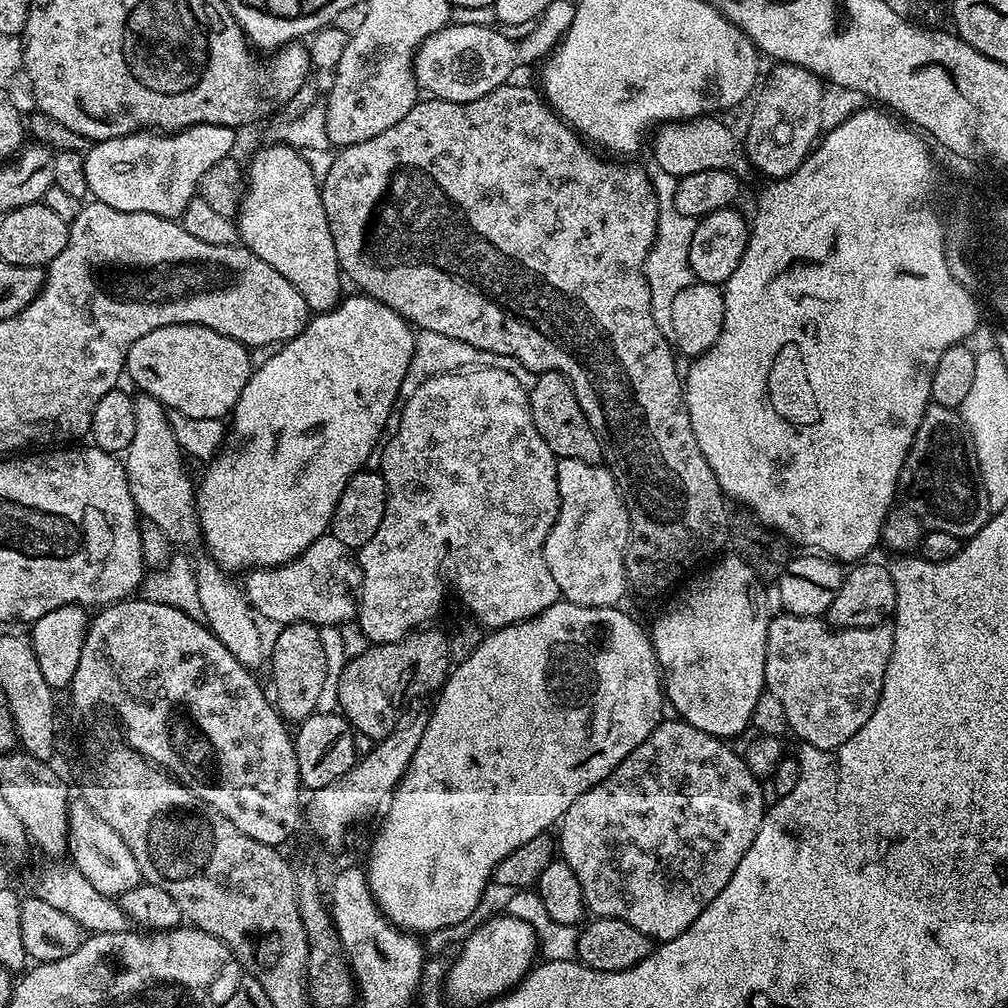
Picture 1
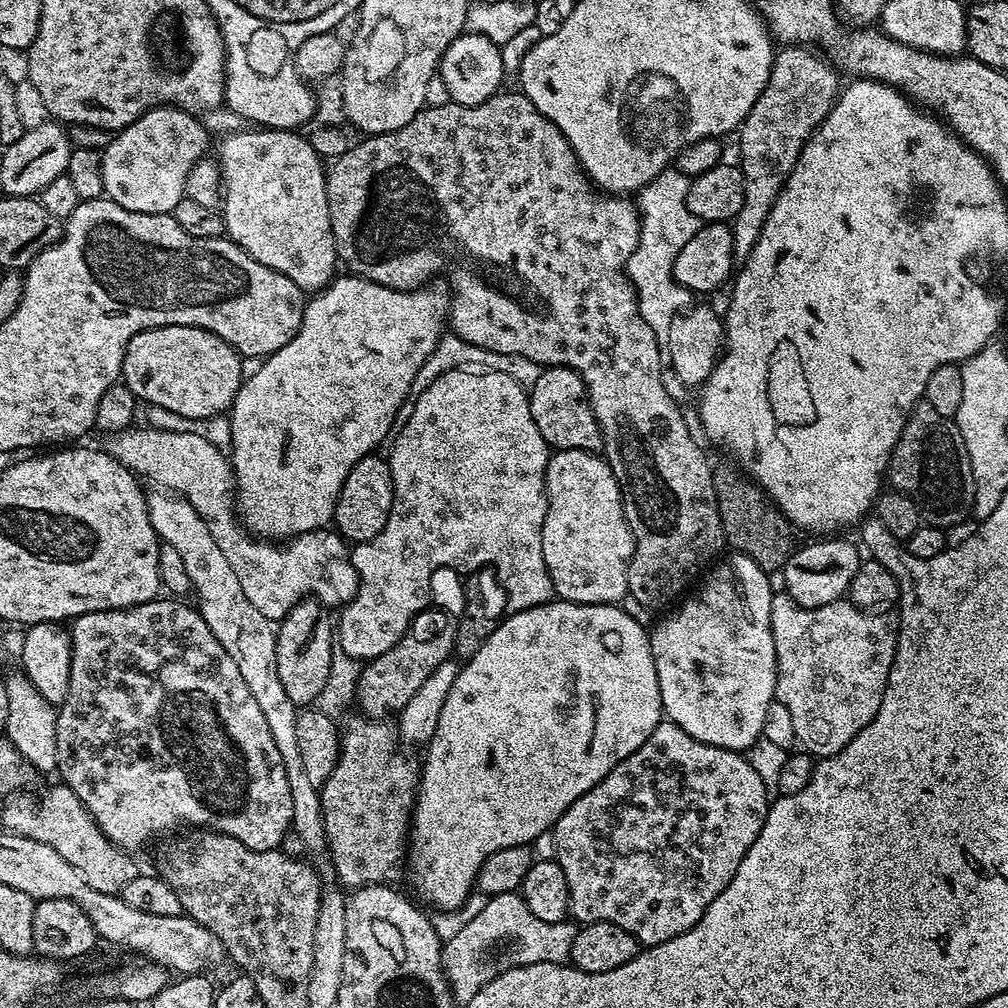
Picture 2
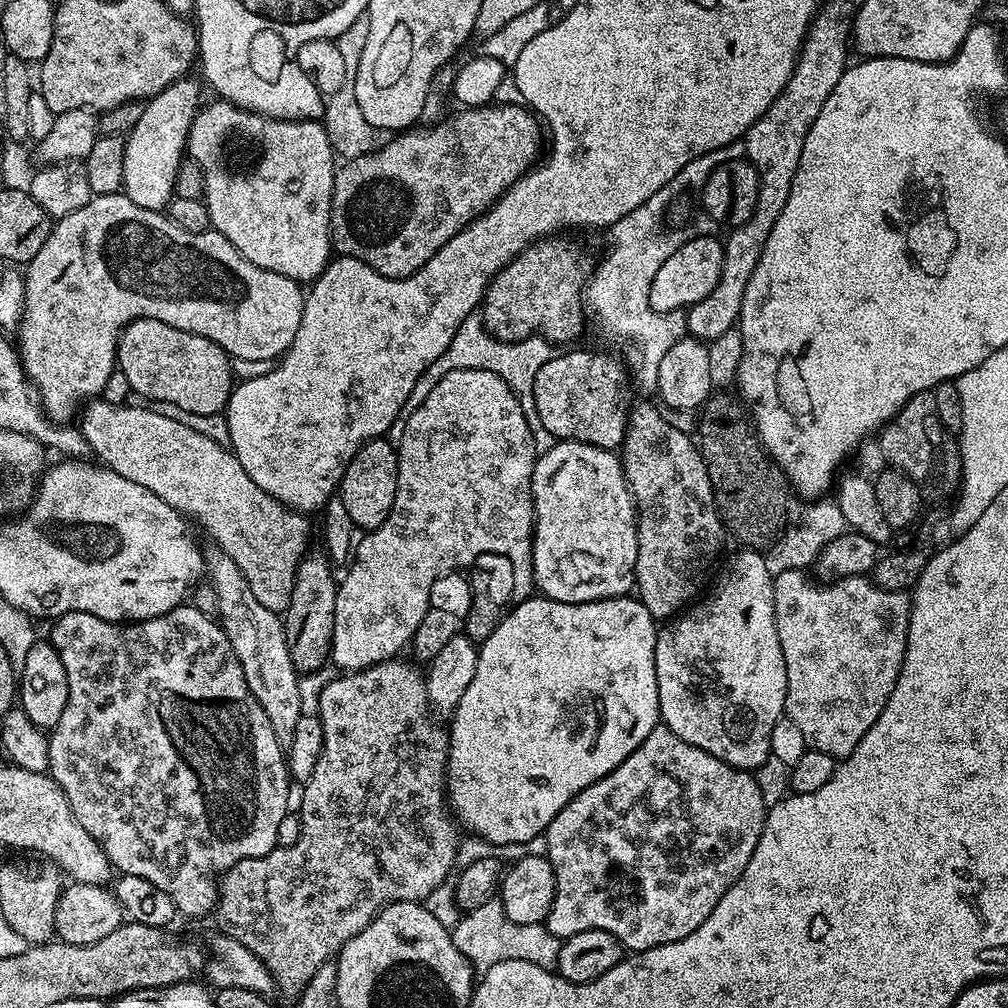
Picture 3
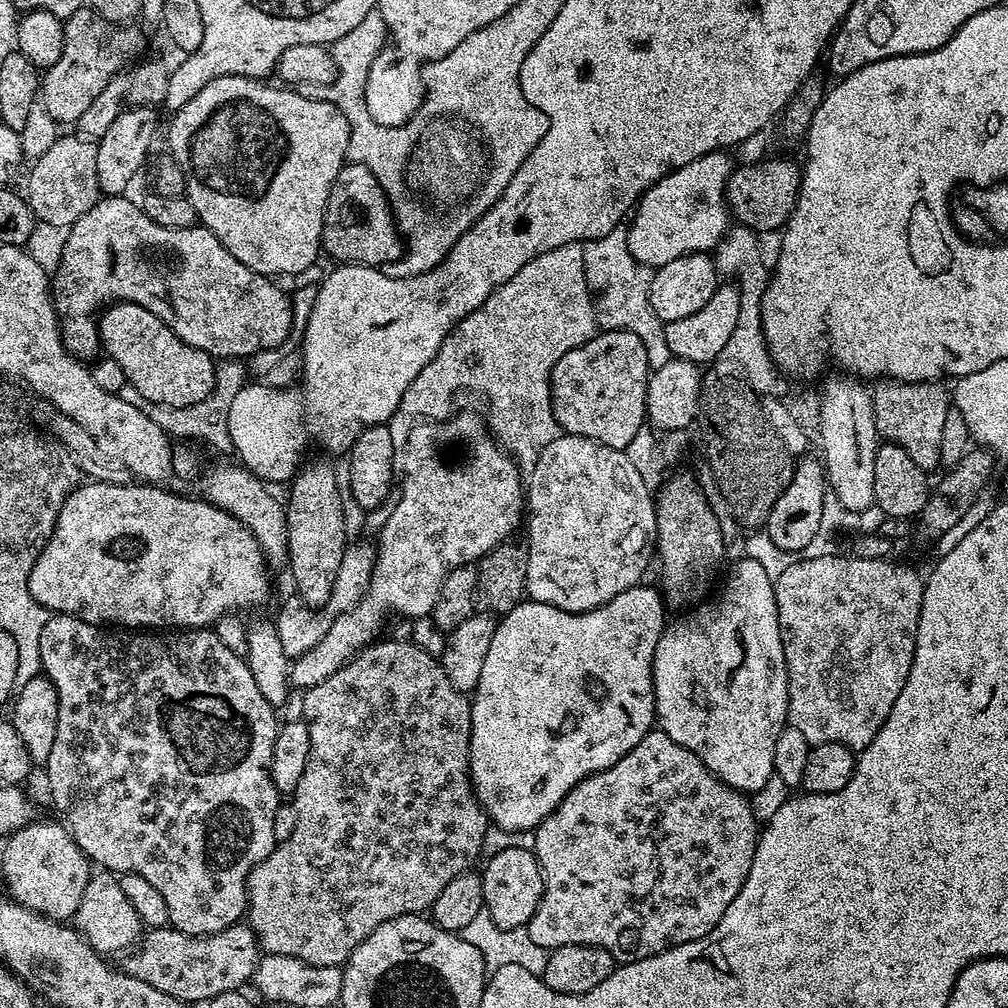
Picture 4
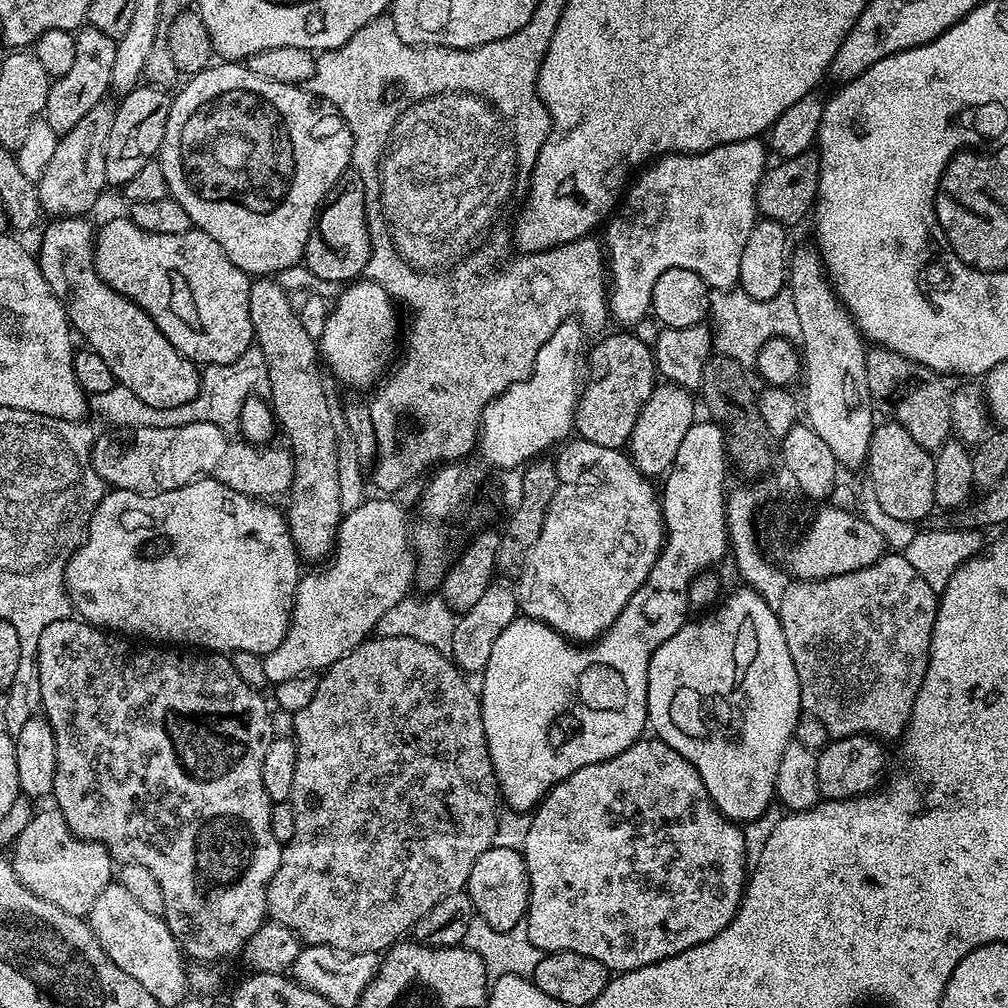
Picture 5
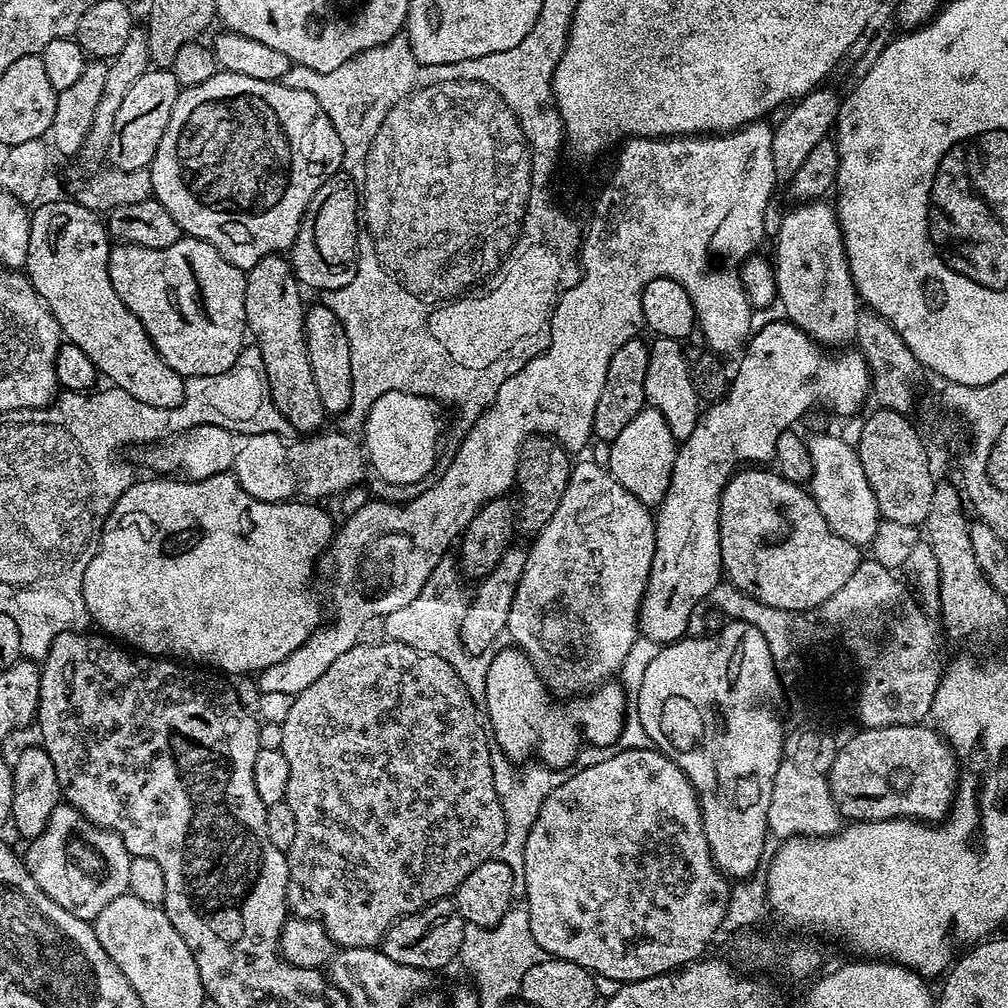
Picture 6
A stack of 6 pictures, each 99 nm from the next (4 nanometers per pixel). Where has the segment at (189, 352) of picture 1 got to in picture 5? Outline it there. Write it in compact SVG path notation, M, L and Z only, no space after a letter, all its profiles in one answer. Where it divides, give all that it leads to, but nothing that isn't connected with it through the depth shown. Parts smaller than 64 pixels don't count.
M62 216L59 218L52 218L47 221L48 225L45 226L44 233L40 236L38 263L42 274L46 278L46 282L50 286L50 290L54 290L54 294L64 303L64 309L68 315L69 324L71 324L73 329L78 333L79 339L81 336L81 338L84 339L83 343L87 345L87 347L93 348L94 351L106 361L106 366L110 366L110 370L114 374L117 385L119 385L121 389L124 387L125 390L128 391L125 393L131 394L137 400L146 402L146 406L154 406L155 408L173 408L174 406L182 406L186 402L190 402L199 392L201 369L193 364L191 360L185 358L174 346L170 346L170 342L162 334L162 330L158 330L156 323L154 323L133 300L127 300L122 293L113 290L113 288L96 273L96 263L94 262L94 254L92 253L94 247L94 228L91 228L86 221L87 219L85 219L84 216Z

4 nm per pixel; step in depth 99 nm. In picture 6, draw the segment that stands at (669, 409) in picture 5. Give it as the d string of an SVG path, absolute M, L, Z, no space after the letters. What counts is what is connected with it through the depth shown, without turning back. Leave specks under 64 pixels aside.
M645 406L633 418L630 426L626 426L626 430L622 430L622 434L618 434L618 438L611 441L609 448L612 449L608 452L606 464L617 482L626 486L626 490L630 490L645 504L656 506L664 499L670 486L677 447L676 435L670 430L663 414L654 407Z

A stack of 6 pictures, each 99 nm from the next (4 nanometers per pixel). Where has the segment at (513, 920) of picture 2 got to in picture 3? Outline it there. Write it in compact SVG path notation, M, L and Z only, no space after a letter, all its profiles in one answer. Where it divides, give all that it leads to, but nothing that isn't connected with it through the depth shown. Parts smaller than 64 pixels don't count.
M499 899L487 900L470 913L461 915L451 929L452 941L464 957L479 973L485 973L491 966L504 961L526 961L551 969L557 960L561 941L550 934L544 924L514 923L506 920Z

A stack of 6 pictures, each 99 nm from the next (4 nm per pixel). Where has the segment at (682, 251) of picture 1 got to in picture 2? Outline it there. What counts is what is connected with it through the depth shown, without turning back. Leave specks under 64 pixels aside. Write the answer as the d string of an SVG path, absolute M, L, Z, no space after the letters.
M669 166L638 193L640 237L634 254L630 254L628 259L626 275L636 290L640 313L661 338L667 337L672 317L677 315L690 299L688 289L681 288L672 277L678 254L682 254L682 246L686 246L686 242L690 242L690 238L698 234L702 223L697 216L690 214L690 206L686 204L689 183L690 178L686 173L675 166Z

